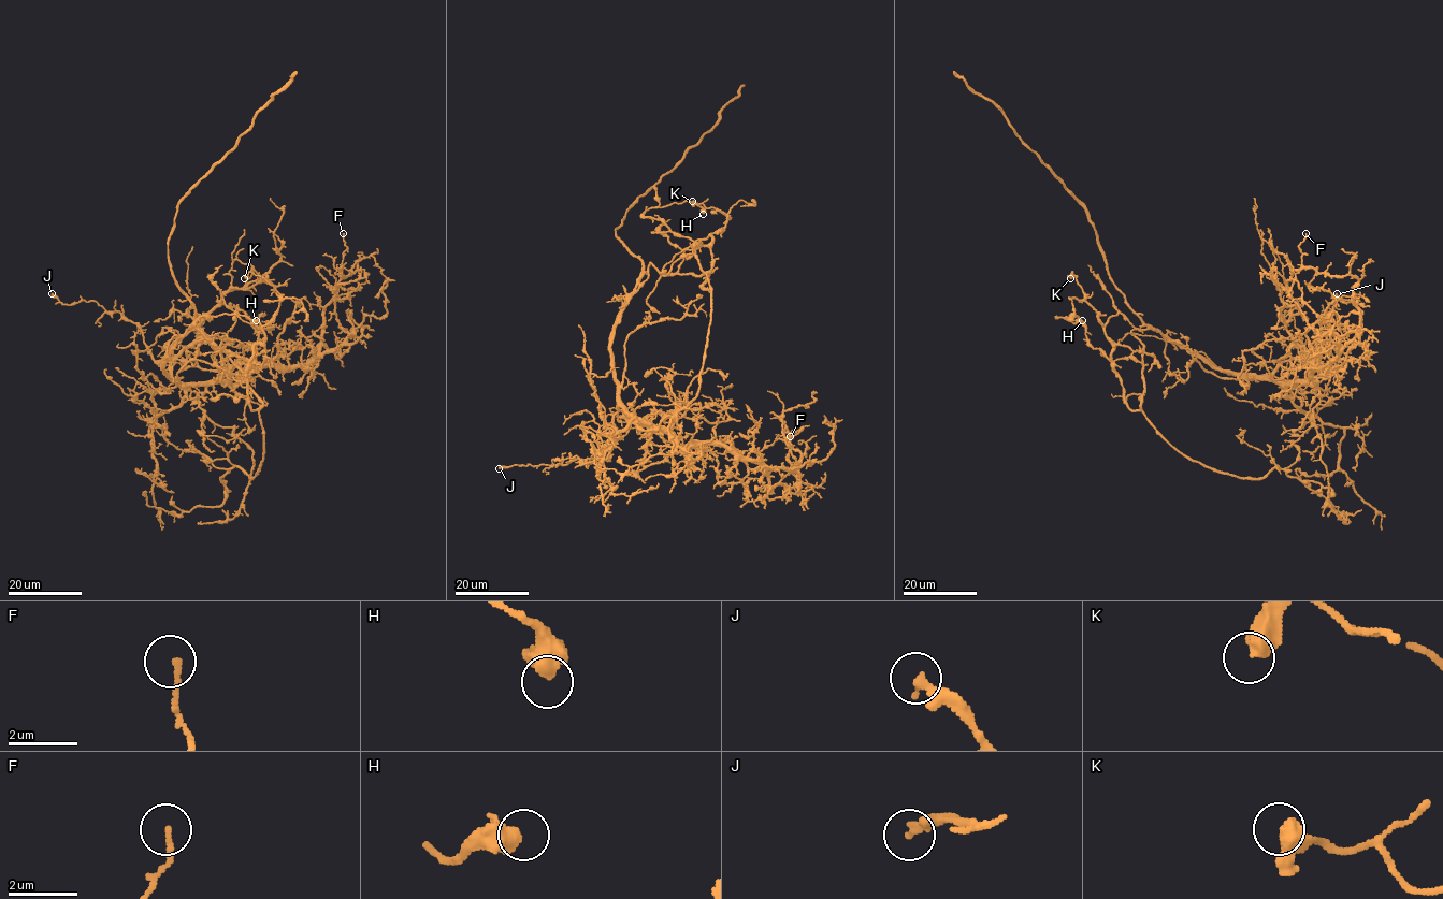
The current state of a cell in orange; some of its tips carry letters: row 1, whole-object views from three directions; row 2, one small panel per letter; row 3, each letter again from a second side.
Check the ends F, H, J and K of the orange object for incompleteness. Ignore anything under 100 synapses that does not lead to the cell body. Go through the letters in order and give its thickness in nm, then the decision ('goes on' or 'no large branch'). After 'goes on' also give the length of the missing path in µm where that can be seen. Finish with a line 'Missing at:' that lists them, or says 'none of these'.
F: calibre 150 nm; no large branch
H: calibre 600 nm; no large branch
J: calibre 360 nm; no large branch
K: calibre 550 nm; no large branch
Missing at: none of these

